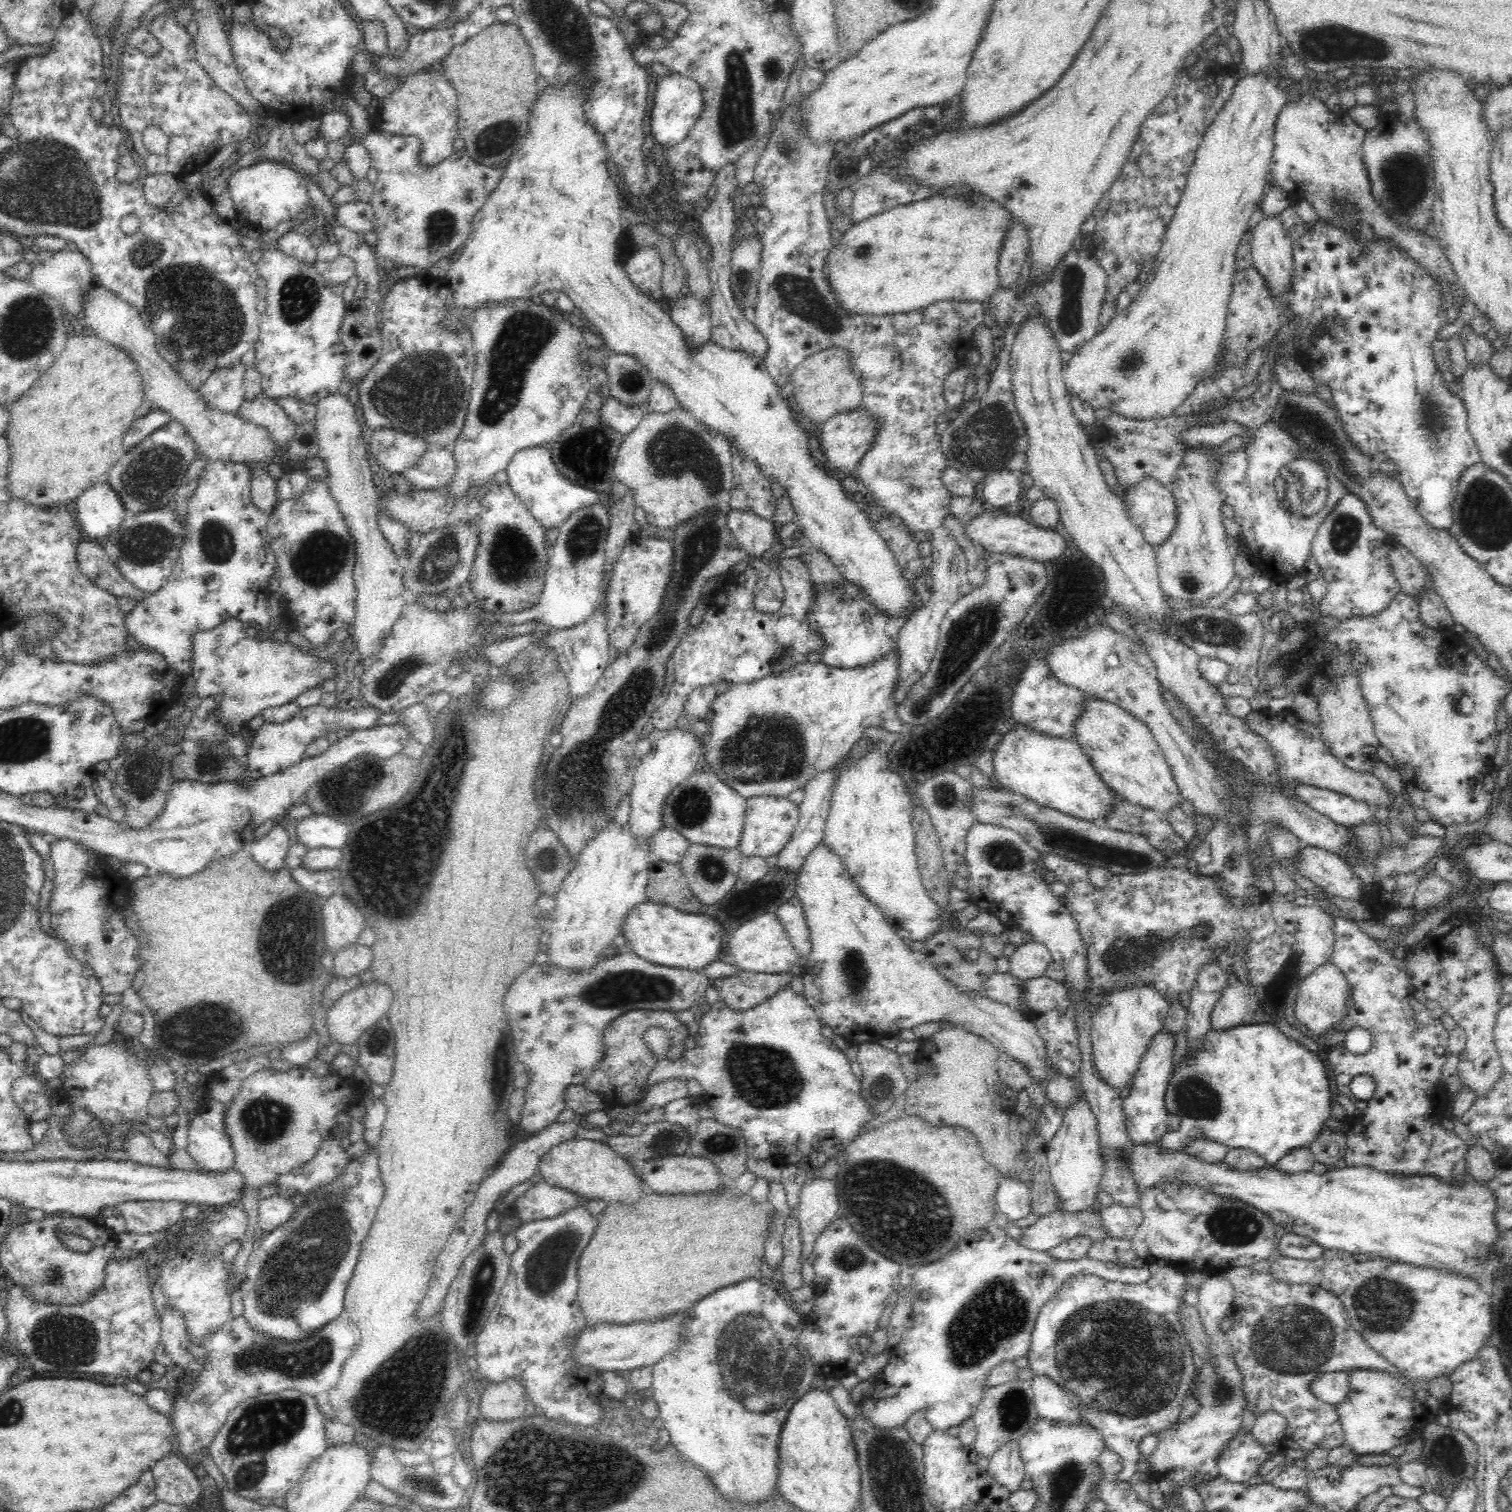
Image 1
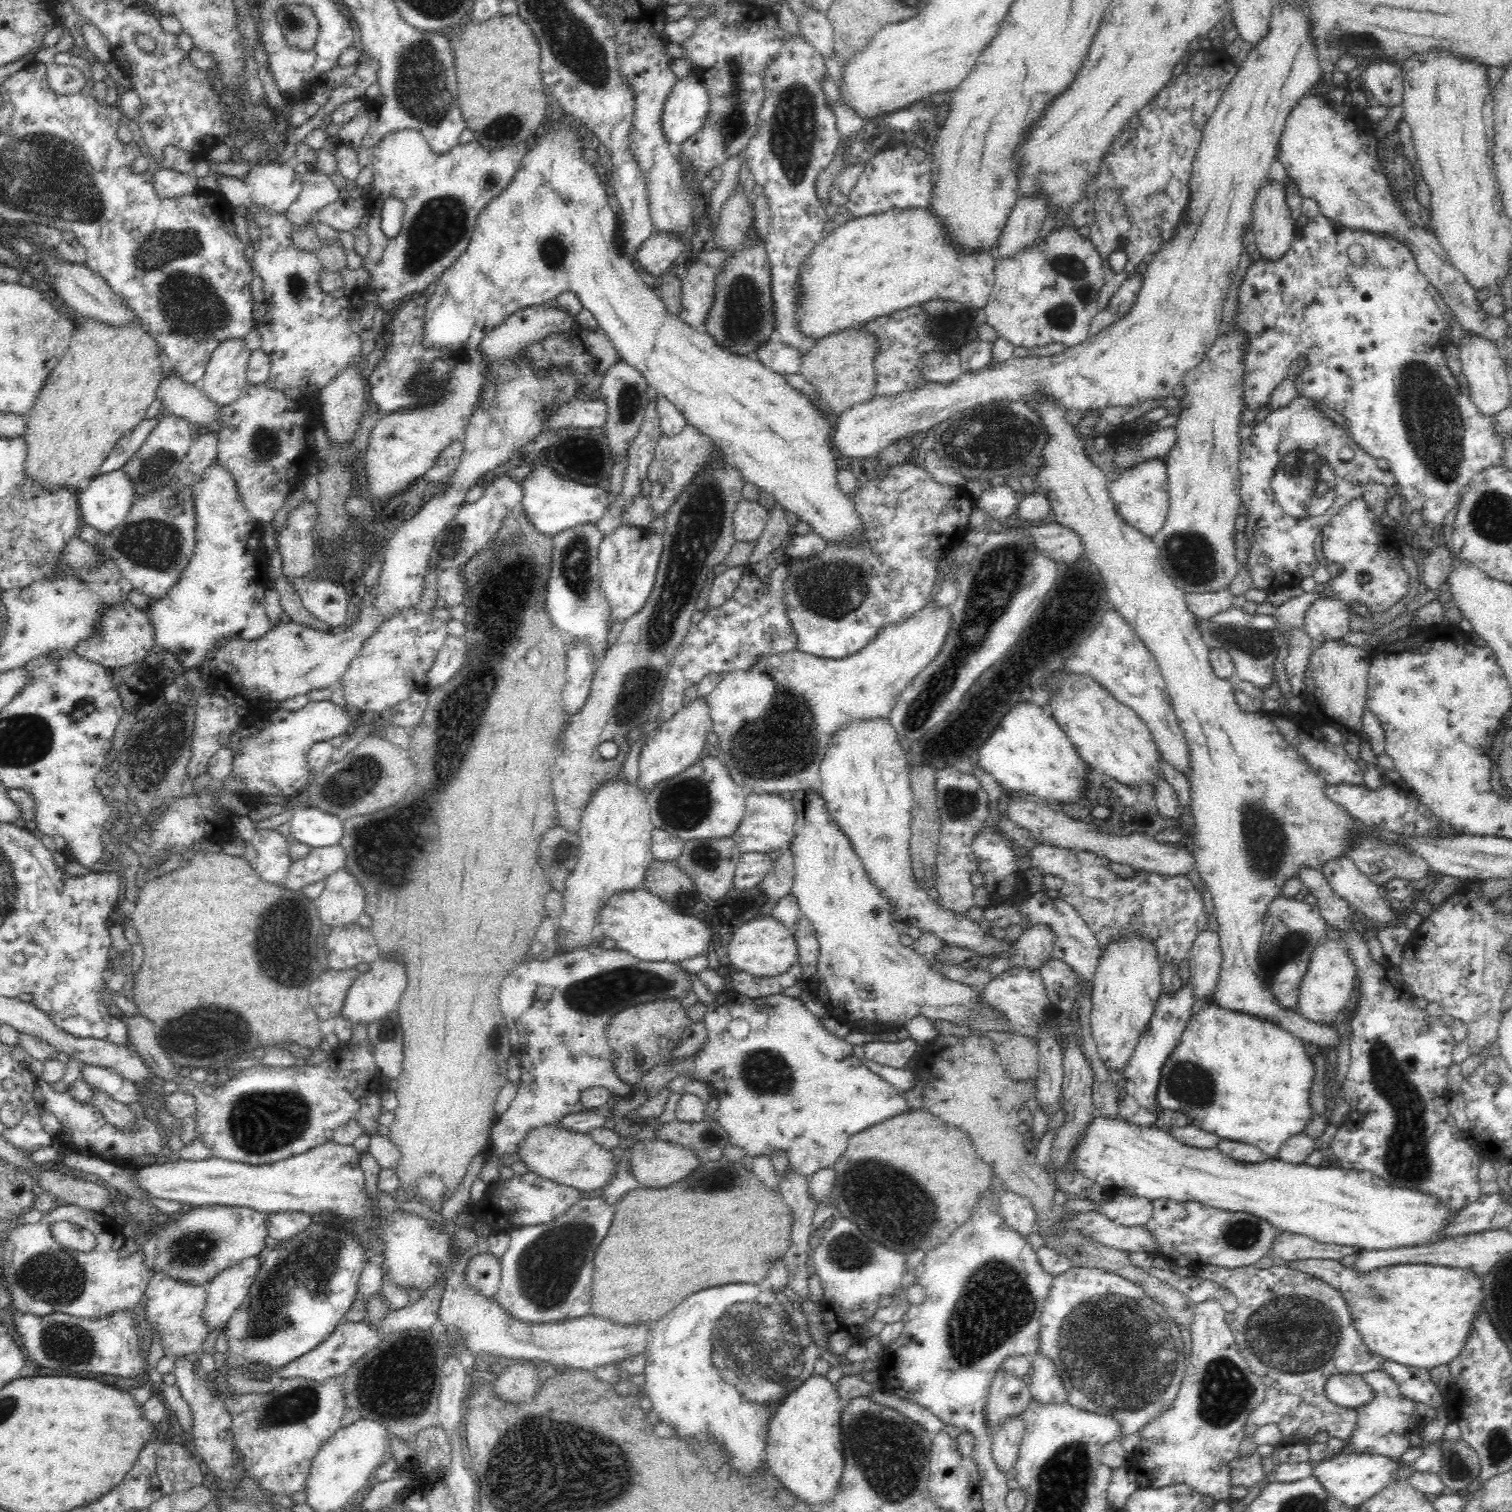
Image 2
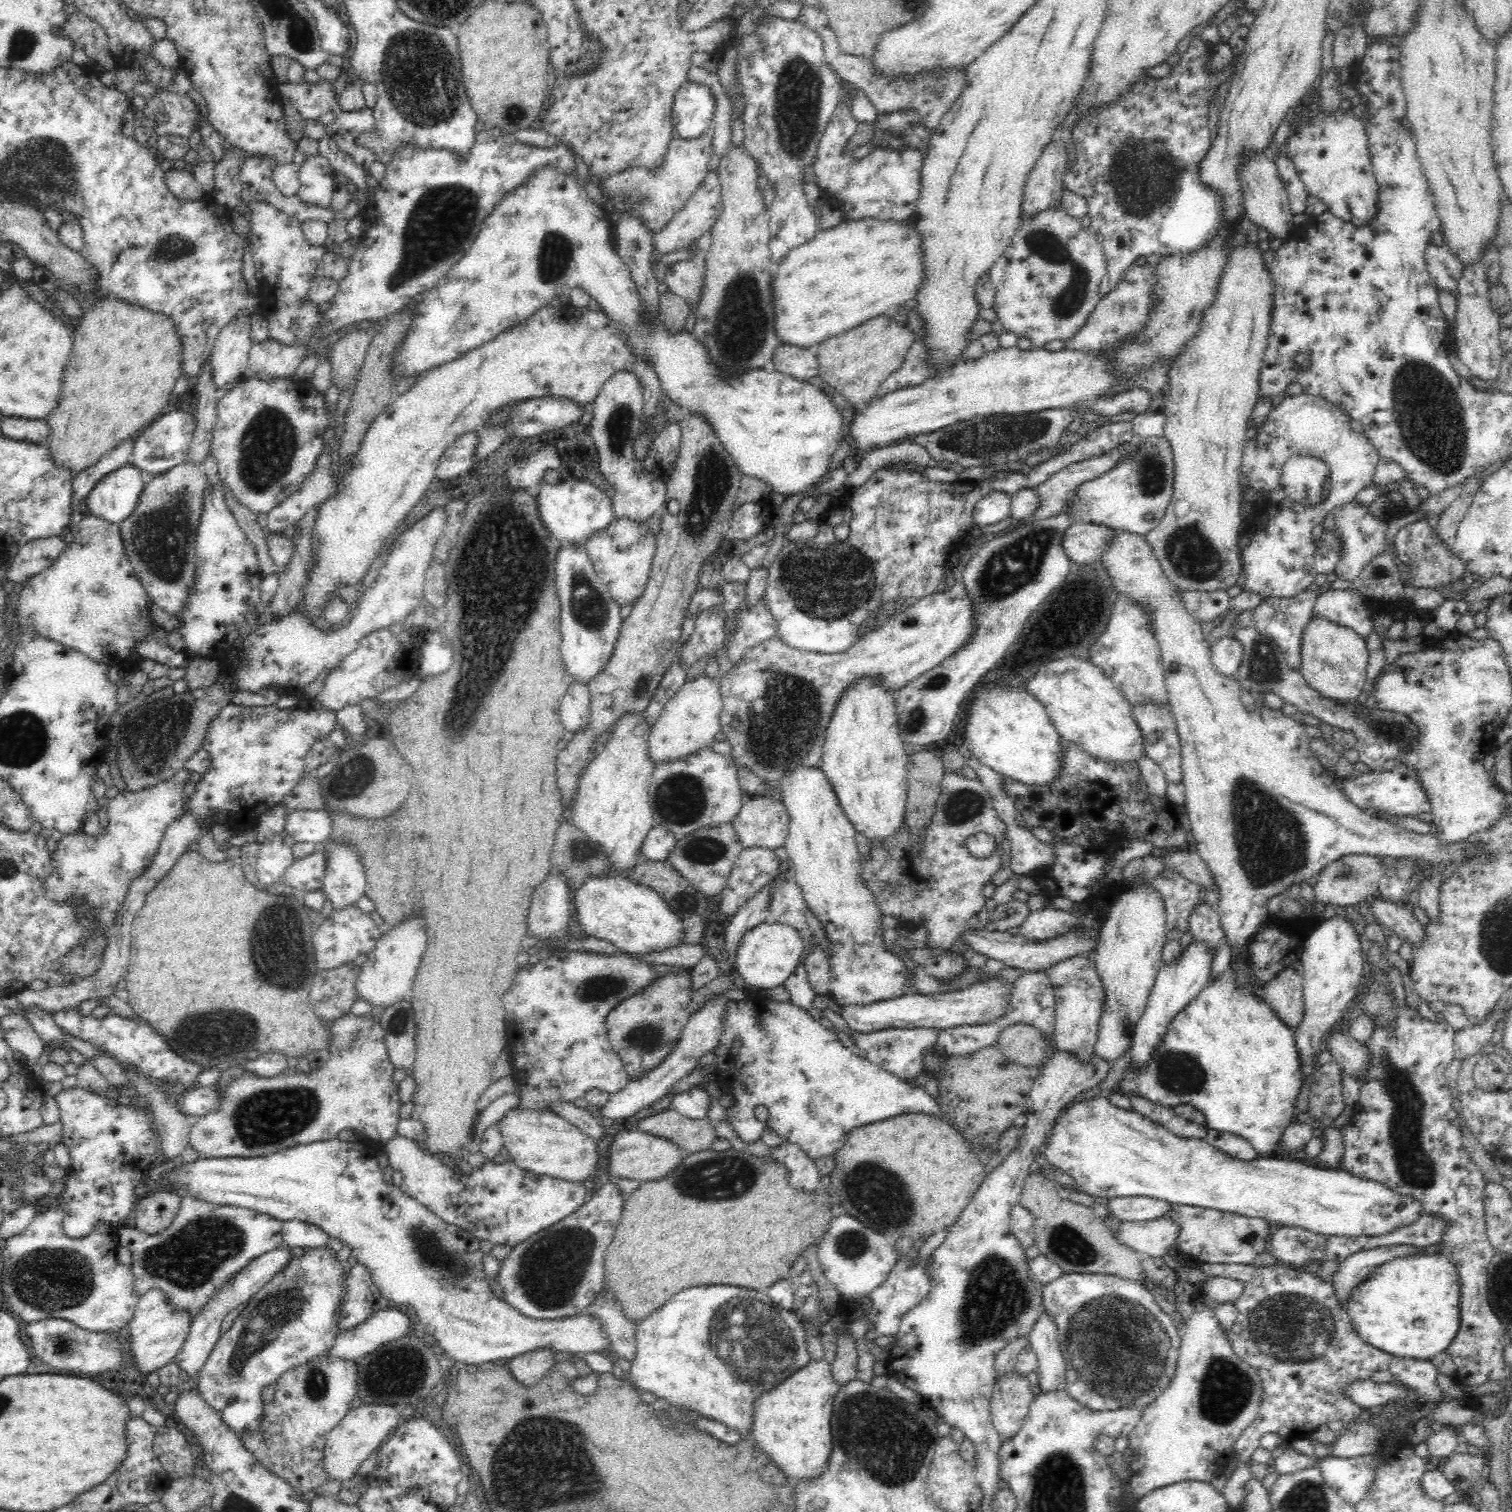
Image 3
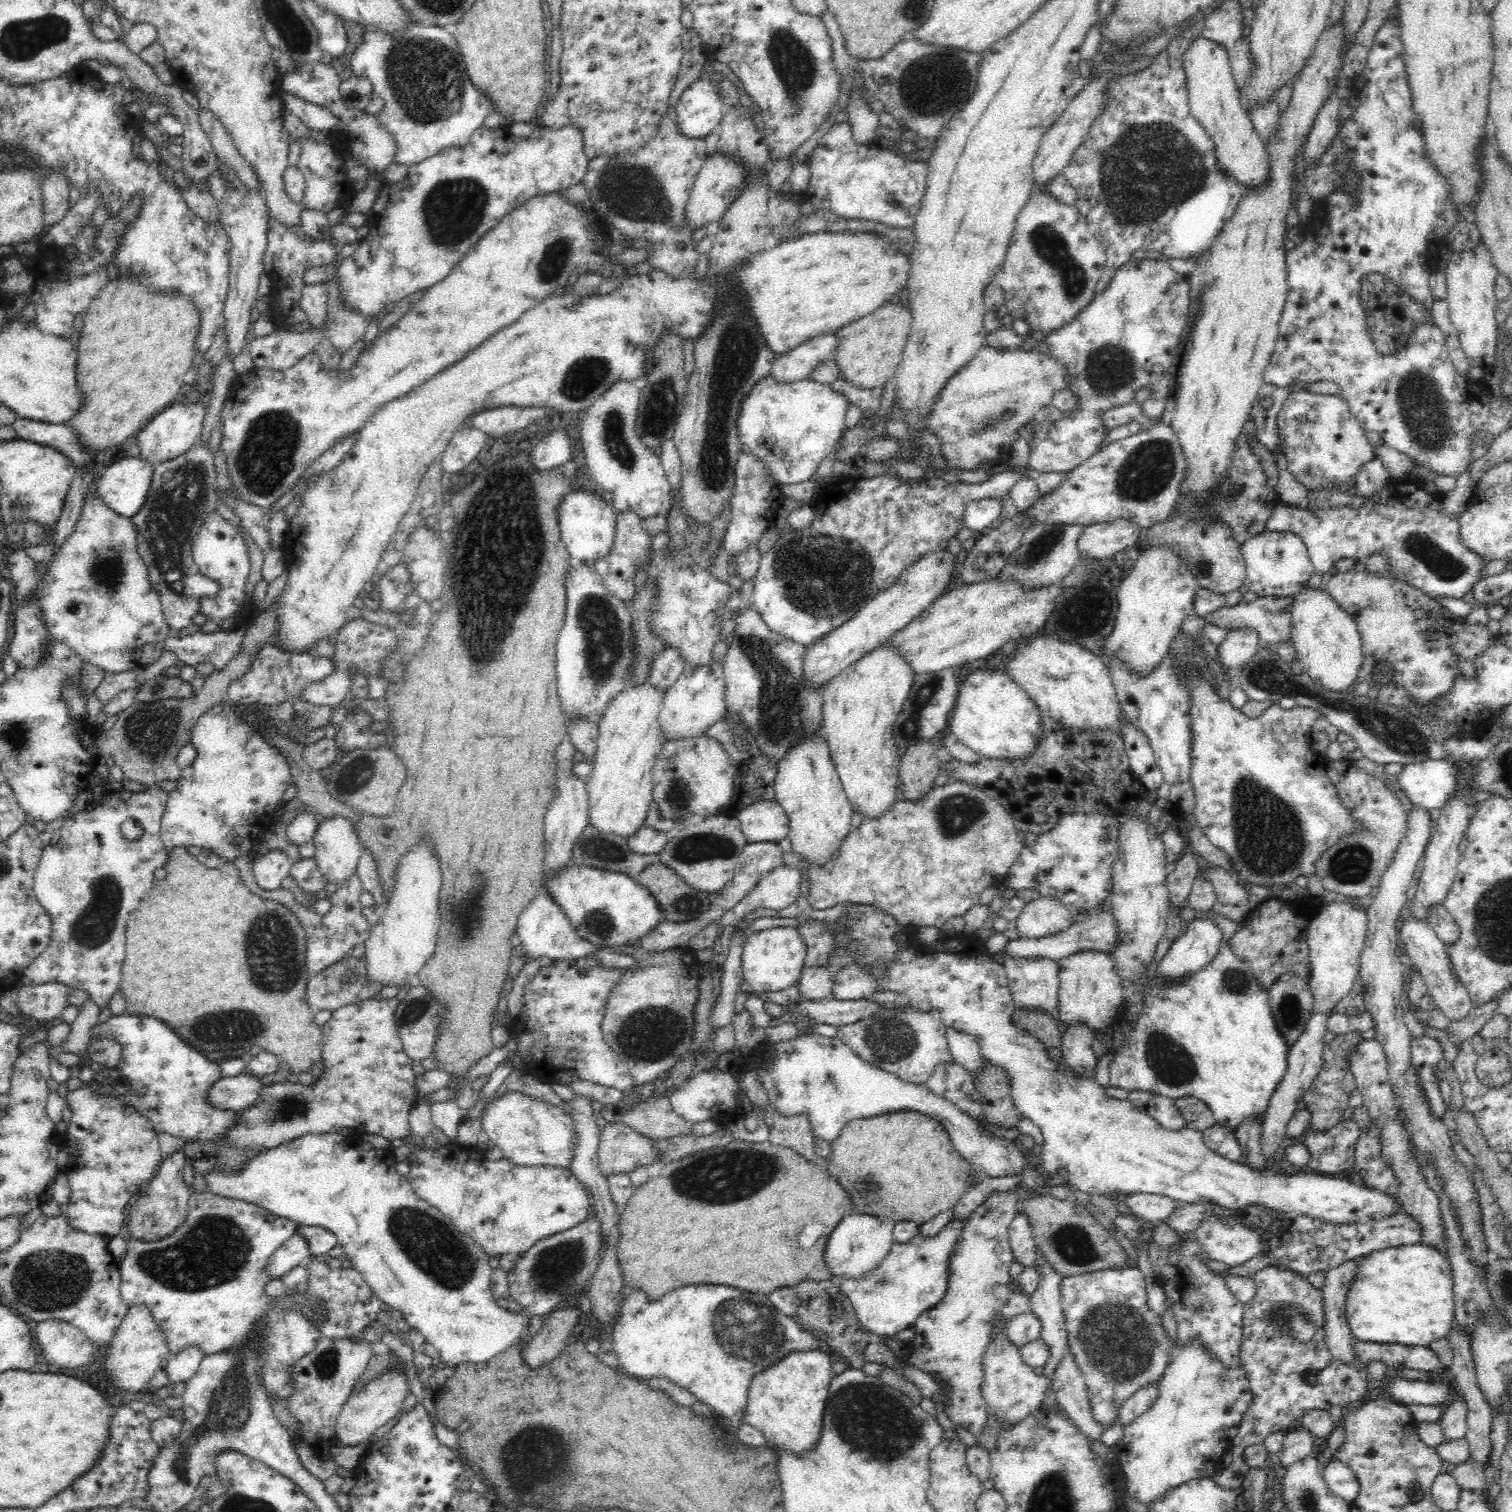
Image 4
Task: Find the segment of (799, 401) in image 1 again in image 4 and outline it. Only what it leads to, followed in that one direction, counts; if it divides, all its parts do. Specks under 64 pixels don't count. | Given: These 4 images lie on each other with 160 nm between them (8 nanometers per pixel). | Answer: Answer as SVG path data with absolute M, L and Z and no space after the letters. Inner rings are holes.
M886 304L836 332L836 347L831 356L840 369L840 378L860 389L884 388L898 370L912 323L910 308L902 304Z

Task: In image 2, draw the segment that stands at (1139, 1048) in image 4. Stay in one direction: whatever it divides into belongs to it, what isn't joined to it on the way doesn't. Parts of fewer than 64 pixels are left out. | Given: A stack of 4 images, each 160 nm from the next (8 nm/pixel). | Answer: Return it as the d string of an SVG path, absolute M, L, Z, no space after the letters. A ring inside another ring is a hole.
M1216 1004L1200 1009L1185 1026L1180 1044L1172 1051L1161 1070L1157 1090L1160 1108L1180 1111L1190 1122L1224 1141L1251 1144L1262 1150L1268 1159L1277 1159L1284 1143L1304 1133L1314 1114L1310 1103L1310 1088L1314 1082L1314 1063L1306 1052L1306 1044L1278 1025L1228 1011Z

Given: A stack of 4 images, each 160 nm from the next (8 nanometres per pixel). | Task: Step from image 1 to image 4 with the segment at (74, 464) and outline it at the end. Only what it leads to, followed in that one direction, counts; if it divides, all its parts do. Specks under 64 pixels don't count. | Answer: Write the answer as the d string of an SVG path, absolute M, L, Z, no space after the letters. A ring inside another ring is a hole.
M116 277L98 293L88 310L76 346L76 383L82 393L82 406L64 424L78 435L80 445L90 453L104 453L136 436L148 422L166 407L179 401L182 377L194 358L200 315L186 297L168 291L146 291L132 277Z

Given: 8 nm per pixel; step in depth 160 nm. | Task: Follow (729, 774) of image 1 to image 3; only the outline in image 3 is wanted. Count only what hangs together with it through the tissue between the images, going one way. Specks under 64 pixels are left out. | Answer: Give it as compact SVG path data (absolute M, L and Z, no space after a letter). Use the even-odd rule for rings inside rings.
M957 581L955 585L948 591L936 592L921 598L916 604L906 607L899 612L896 612L893 616L890 616L882 626L878 626L872 631L869 631L864 638L855 642L848 650L836 654L816 654L802 649L793 649L784 643L779 636L772 637L767 641L761 642L755 647L749 648L746 651L744 660L738 662L733 669L728 671L726 675L720 675L718 684L721 693L722 711L719 717L719 731L726 736L726 742L732 748L732 754L730 758L736 764L736 768L747 768L752 774L755 774L760 780L772 783L782 782L784 775L797 766L802 767L818 767L820 766L821 754L822 754L822 742L825 738L826 729L829 722L832 719L834 710L840 702L840 698L846 694L846 691L850 690L858 680L864 680L864 678L873 678L875 682L880 682L880 688L884 688L886 691L890 690L897 697L897 692L902 690L904 686L907 686L910 682L916 680L922 676L922 674L928 673L928 670L933 670L942 660L946 660L948 656L952 656L968 638L970 638L970 632L972 632L972 626L974 626L974 619L972 619L972 603L970 603L970 597L966 595L966 589L962 587L962 583Z

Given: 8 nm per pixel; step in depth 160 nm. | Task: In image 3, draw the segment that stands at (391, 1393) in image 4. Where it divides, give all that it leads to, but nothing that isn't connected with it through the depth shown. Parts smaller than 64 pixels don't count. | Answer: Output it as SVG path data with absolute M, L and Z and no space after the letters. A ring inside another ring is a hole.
M360 1406L348 1411L348 1414L334 1427L327 1436L322 1450L322 1465L328 1475L328 1480L339 1480L341 1484L352 1480L360 1465L374 1452L378 1452L386 1443L399 1423L402 1410L394 1406Z

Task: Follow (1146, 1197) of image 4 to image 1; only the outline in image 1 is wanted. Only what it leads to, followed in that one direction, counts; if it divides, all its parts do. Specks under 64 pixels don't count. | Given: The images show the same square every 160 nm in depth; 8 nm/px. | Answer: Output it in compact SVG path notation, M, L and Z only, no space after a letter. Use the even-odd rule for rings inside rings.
M1116 1203L1108 1208L1098 1207L1098 1212L1101 1226L1113 1239L1130 1241L1143 1220L1139 1208L1124 1208Z

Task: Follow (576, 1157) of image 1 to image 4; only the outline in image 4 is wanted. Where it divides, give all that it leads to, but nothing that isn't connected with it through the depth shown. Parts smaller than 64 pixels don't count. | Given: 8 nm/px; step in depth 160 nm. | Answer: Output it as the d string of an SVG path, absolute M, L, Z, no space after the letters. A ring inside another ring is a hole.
M508 1091L496 1099L481 1116L484 1137L497 1146L515 1166L550 1166L570 1169L576 1150L574 1119L550 1103L520 1091Z

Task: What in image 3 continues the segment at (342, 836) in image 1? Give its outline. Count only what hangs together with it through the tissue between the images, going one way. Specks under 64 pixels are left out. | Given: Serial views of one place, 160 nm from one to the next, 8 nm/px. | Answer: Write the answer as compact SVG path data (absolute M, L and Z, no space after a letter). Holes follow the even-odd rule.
M311 807L289 813L284 834L293 836L296 842L311 842L320 847L330 840L334 820L327 810Z

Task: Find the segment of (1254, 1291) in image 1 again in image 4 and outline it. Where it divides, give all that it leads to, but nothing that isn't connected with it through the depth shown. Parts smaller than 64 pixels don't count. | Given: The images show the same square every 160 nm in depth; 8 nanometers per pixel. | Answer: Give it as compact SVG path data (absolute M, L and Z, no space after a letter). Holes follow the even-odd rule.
M1274 1263L1272 1266L1264 1267L1249 1275L1254 1281L1256 1295L1250 1302L1244 1303L1242 1314L1242 1340L1238 1346L1238 1357L1240 1365L1246 1371L1251 1391L1253 1392L1253 1403L1248 1407L1241 1420L1238 1433L1232 1438L1231 1455L1232 1460L1224 1468L1220 1475L1212 1479L1224 1489L1238 1491L1243 1490L1246 1473L1251 1469L1244 1460L1244 1450L1254 1444L1262 1444L1264 1440L1276 1432L1289 1432L1289 1426L1294 1421L1301 1421L1304 1414L1313 1410L1324 1410L1330 1412L1332 1406L1340 1406L1345 1412L1346 1406L1360 1402L1368 1390L1370 1379L1367 1374L1367 1366L1372 1361L1380 1361L1394 1372L1402 1372L1405 1368L1422 1370L1422 1372L1436 1373L1441 1369L1438 1357L1428 1347L1410 1347L1398 1344L1384 1344L1375 1342L1364 1342L1352 1338L1352 1349L1354 1349L1354 1362L1344 1364L1341 1360L1331 1356L1325 1339L1325 1312L1324 1295L1322 1290L1313 1287L1306 1276L1302 1276L1292 1270L1282 1268Z

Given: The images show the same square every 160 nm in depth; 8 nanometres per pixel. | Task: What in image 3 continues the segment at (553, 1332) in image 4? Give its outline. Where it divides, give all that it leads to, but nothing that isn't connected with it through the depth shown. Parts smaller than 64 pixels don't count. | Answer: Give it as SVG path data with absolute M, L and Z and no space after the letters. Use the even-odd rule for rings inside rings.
M542 1349L527 1352L507 1360L505 1365L518 1383L532 1388L553 1367L554 1351Z

